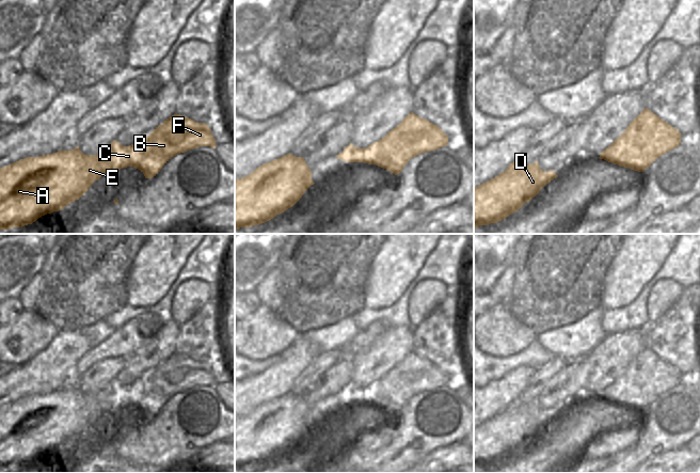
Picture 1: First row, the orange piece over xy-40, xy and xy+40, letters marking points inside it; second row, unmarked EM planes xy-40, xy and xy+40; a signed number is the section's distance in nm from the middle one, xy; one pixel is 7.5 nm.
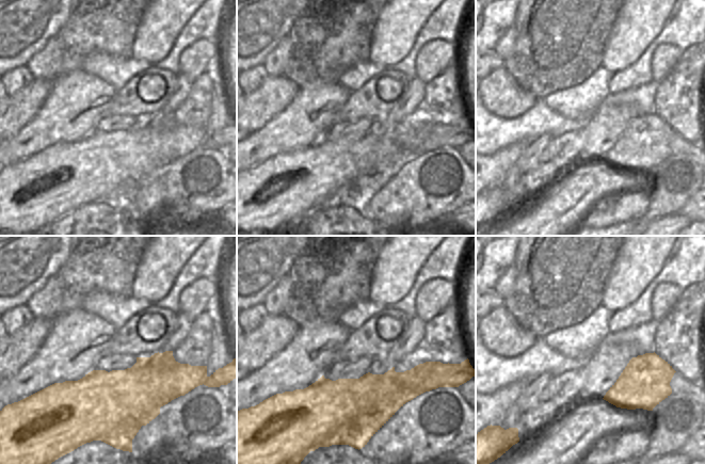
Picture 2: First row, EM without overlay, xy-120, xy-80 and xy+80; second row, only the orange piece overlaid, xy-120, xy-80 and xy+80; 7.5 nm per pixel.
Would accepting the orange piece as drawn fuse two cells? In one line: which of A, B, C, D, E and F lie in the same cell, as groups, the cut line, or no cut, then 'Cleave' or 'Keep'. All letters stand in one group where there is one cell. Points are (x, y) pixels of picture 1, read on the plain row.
Groups: A C D E / B F. Split along xy-40 (141, 378), (142, 399), (137, 407). Cleave.

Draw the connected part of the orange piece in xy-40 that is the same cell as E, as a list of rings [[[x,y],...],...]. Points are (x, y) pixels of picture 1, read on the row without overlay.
[[[114,379],[97,394],[84,394],[79,384],[71,390],[59,390],[39,396],[27,396],[10,405],[0,407],[0,469],[22,467],[32,463],[42,455],[59,451],[67,443],[79,439],[105,413],[127,406],[139,407],[143,399],[143,380],[138,379],[129,385],[123,385]]]

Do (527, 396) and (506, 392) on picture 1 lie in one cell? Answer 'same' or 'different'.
different

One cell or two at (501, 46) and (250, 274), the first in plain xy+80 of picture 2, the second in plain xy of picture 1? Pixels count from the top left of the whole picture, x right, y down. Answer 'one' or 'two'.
two

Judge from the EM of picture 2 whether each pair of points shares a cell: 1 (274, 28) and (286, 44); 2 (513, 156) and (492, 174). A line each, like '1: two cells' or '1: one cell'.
1: two cells
2: one cell

